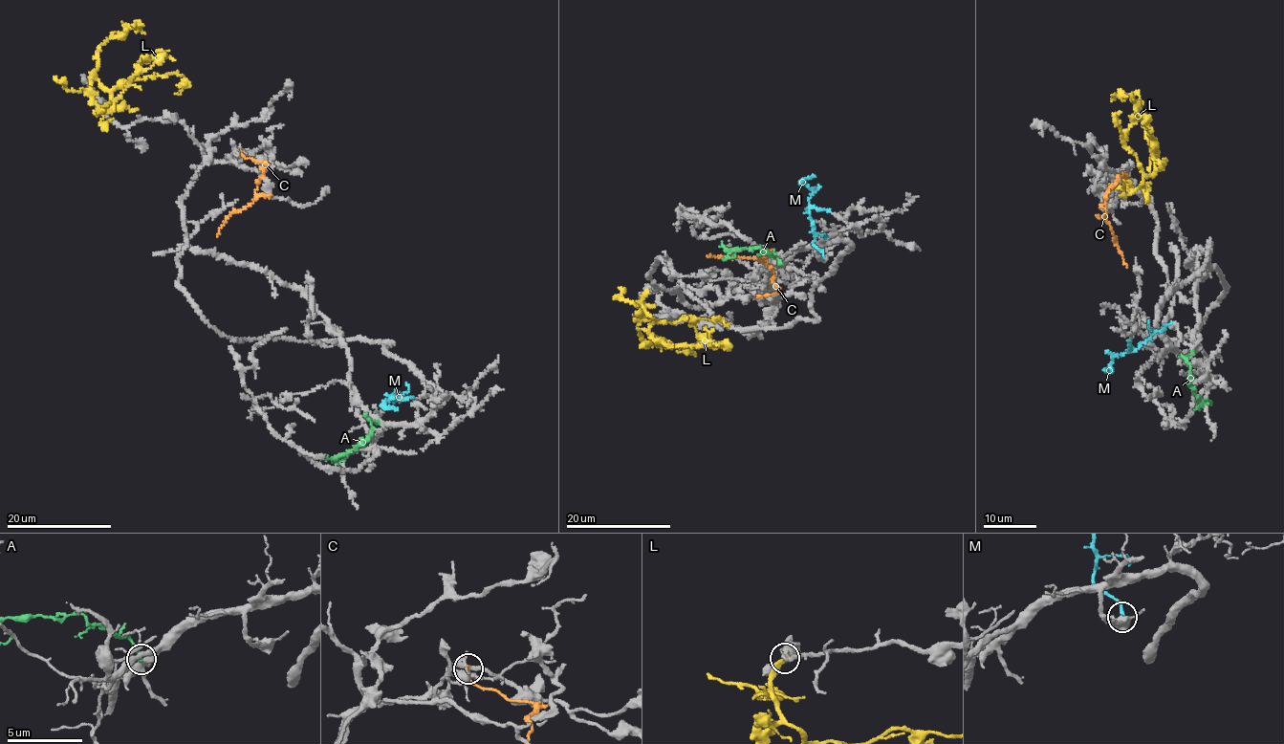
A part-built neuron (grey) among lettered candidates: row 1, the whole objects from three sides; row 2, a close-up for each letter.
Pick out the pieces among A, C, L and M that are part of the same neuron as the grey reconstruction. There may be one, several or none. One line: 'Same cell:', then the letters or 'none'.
Same cell: M

